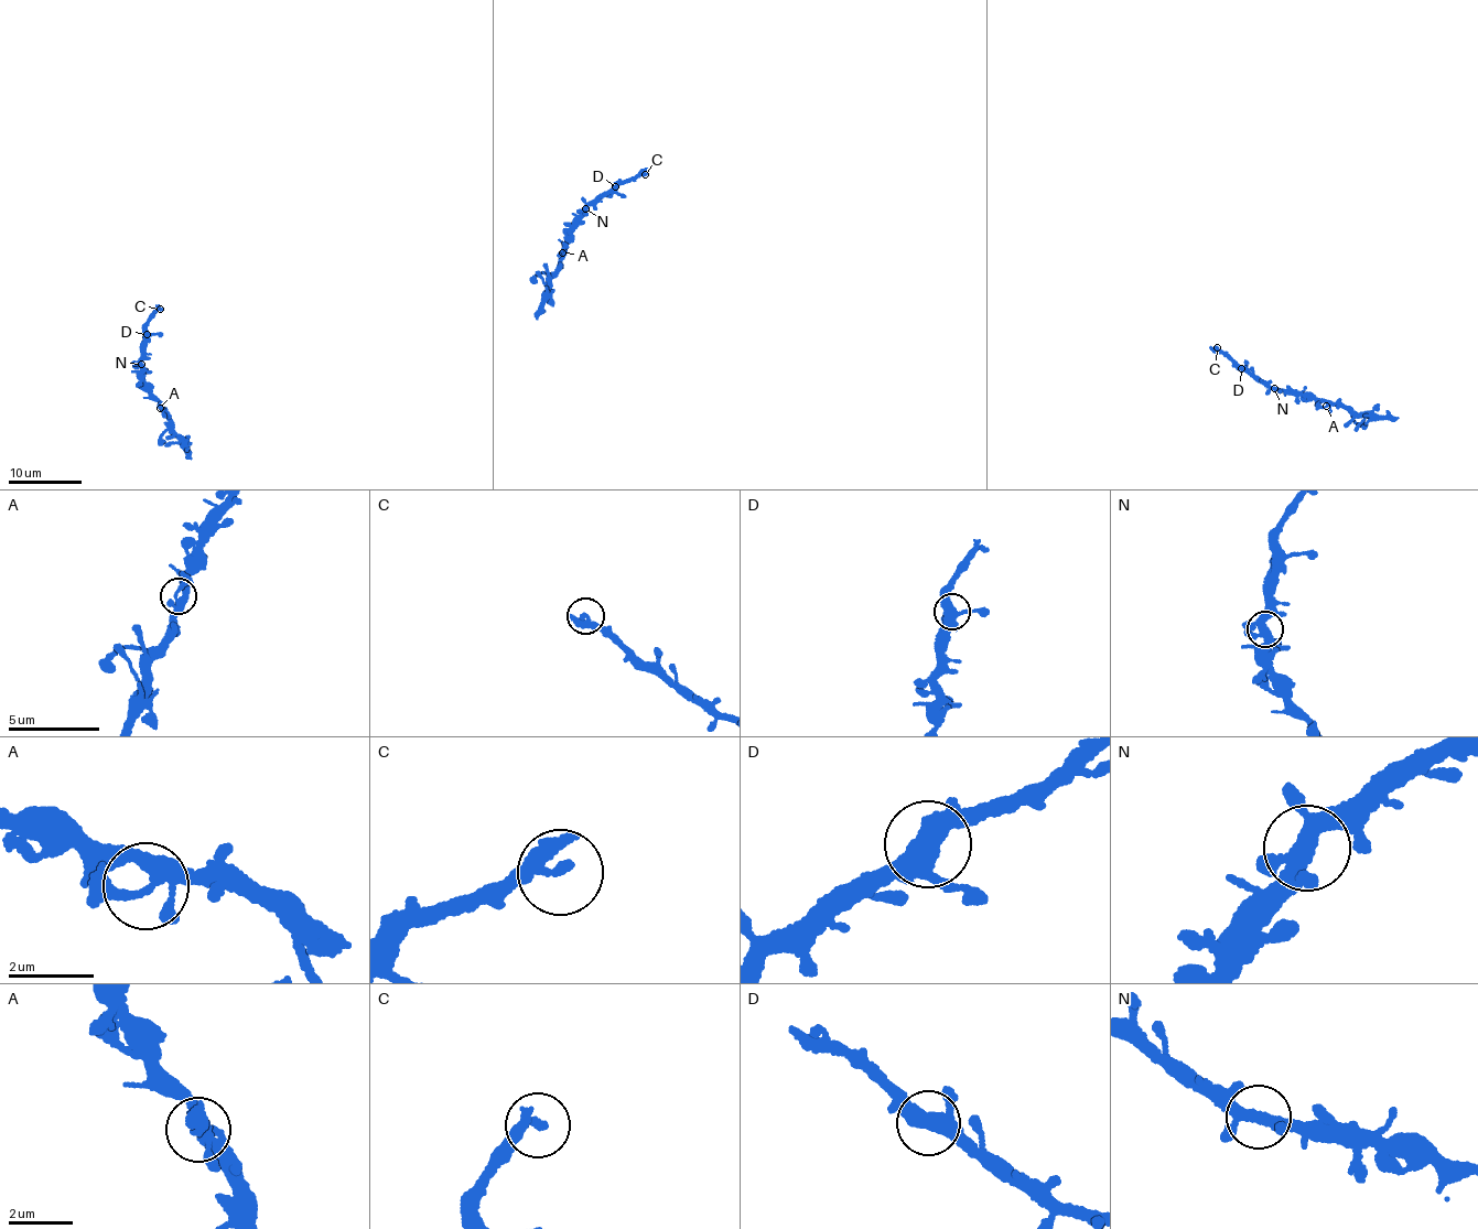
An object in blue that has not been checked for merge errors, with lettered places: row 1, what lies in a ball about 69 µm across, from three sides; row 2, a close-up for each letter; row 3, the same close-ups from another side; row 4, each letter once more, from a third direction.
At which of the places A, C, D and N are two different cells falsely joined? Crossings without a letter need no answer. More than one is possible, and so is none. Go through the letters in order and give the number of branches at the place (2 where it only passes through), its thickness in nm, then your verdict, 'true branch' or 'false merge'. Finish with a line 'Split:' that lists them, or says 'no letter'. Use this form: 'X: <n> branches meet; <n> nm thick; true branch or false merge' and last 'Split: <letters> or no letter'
A: 4 branches meet; 280 nm thick; true branch
C: 2 branches meet; 240 nm thick; true branch
D: 4 branches meet; 400 nm thick; true branch
N: 4 branches meet; 280 nm thick; true branch
Split: no letter

